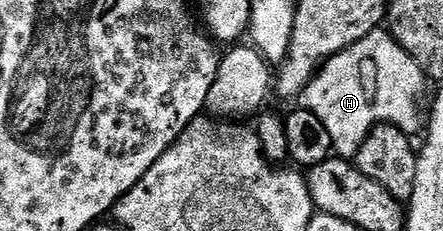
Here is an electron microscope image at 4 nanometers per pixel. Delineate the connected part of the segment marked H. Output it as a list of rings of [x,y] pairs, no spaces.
[[[378,30],[367,34],[367,38],[363,38],[358,44],[351,45],[347,50],[325,61],[320,72],[305,87],[299,100],[311,114],[315,114],[315,118],[319,118],[319,122],[323,122],[323,126],[327,126],[331,133],[334,153],[341,158],[353,158],[369,137],[370,130],[378,124],[394,124],[396,128],[410,134],[417,134],[420,128],[422,131],[421,99],[425,96],[425,84],[427,85],[427,77],[420,66],[397,45],[397,41],[388,31]]]

